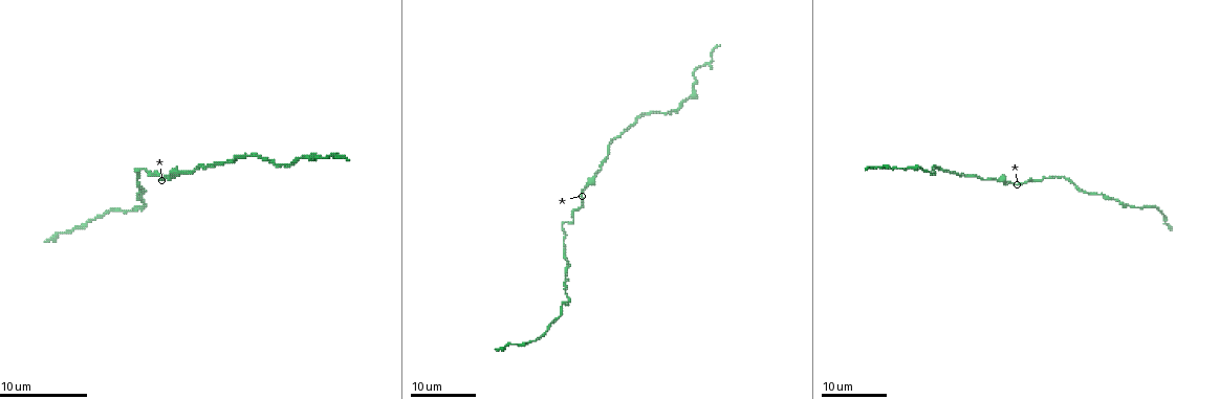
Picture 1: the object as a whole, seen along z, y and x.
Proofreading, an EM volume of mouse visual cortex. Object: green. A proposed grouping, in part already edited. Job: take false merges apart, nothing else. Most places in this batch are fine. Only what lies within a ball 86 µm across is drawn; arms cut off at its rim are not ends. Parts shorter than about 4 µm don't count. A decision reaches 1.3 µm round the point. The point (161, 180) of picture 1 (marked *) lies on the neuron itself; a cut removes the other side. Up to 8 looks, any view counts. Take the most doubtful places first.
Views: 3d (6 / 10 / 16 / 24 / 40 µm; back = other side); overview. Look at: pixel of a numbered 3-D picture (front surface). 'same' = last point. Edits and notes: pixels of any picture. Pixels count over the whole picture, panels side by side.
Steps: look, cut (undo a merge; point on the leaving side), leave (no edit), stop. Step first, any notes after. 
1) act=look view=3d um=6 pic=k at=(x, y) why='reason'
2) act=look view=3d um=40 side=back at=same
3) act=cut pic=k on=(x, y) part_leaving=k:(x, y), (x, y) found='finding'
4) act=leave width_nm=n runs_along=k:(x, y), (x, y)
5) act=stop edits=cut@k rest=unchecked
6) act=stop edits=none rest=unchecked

act=look view=3d um=16 pic=1 at=(1114, 199) why='thin neck'

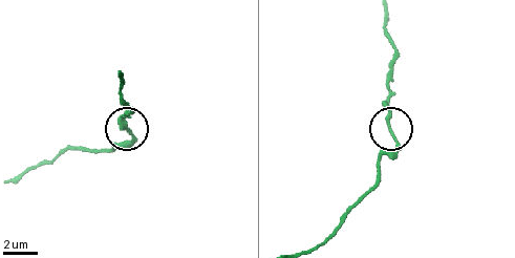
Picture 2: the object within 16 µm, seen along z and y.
act=look view=3d um=6 pic=2 at=(389, 127)

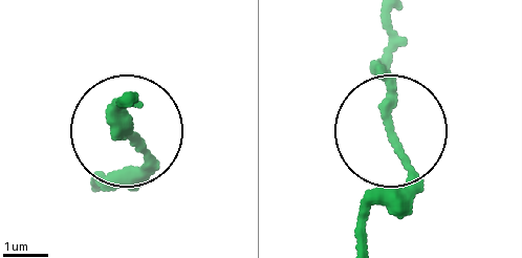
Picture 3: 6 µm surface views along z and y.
act=leave width_nm=180 runs_along=3:(390, 24), (386, 125), (409, 212) found='all the same neuron'

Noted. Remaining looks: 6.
act=look view=3d um=24 pic=1 at=(300, 158) why='a narrow waist'

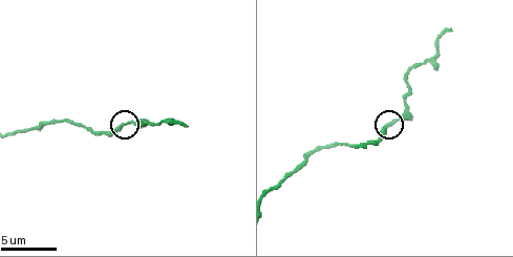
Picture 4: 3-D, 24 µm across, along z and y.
act=look view=3d um=6 pic=4 at=(393, 124)

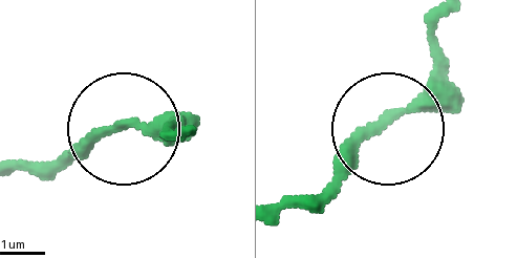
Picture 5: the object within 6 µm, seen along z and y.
act=leave runs_along=5:(17, 165), (117, 131), (186, 131) found='all the same neuron'

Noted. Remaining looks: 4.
act=look view=3d um=16 pic=1 at=(170, 177) why='thick turns thin'

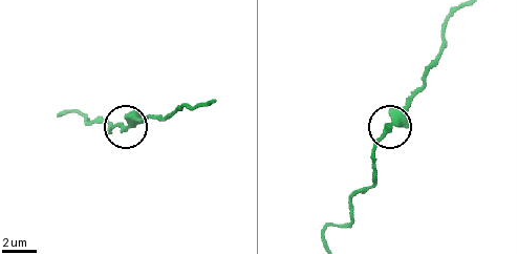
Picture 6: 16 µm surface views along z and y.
act=look view=3d um=6 pic=6 at=(386, 129)

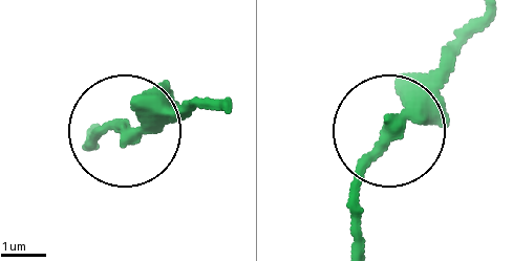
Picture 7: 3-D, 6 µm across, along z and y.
act=leave runs_along=7:(90, 145), (221, 100) found='all the same neuron'

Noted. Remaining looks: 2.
act=look view=3d um=24 pic=1 at=(566, 223)

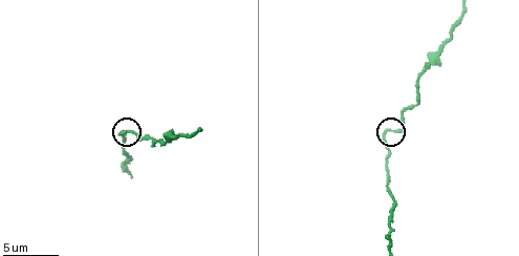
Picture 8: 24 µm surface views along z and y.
act=look view=3d um=6 pic=8 at=(126, 132)

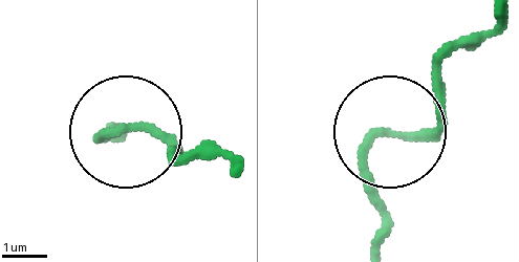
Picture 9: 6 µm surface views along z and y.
act=leave found='one neuron here'

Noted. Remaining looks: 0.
act=stop edits=none rest=unchecked

